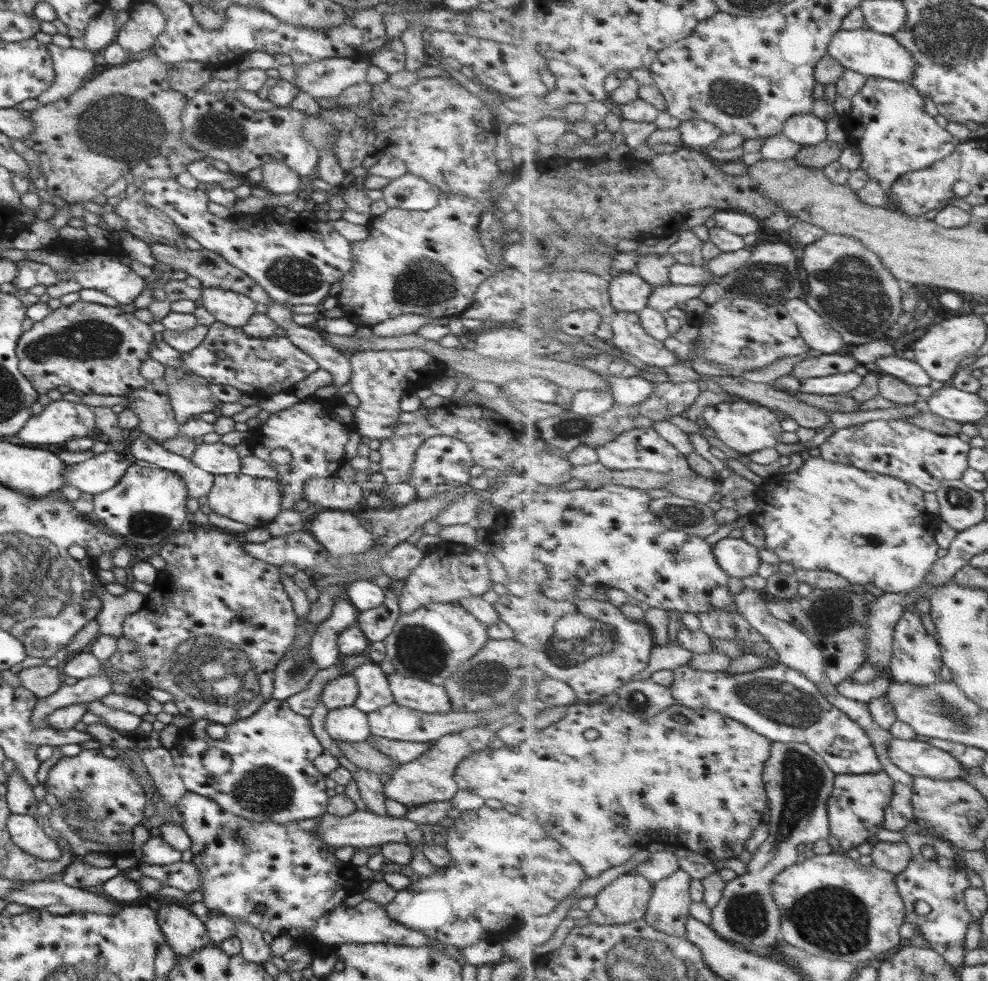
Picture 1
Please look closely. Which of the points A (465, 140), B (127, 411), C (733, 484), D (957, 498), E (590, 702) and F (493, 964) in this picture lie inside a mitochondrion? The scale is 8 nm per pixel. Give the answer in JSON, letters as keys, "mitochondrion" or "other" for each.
{"A":"other","B":"other","C":"other","D":"mitochondrion","E":"other","F":"other"}

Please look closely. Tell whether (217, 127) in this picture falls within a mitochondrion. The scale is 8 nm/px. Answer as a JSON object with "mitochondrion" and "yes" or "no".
{"mitochondrion":"yes"}

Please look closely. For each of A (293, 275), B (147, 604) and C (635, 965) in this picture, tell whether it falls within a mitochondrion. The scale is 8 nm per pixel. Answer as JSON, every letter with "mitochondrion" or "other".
{"A":"mitochondrion","B":"other","C":"mitochondrion"}

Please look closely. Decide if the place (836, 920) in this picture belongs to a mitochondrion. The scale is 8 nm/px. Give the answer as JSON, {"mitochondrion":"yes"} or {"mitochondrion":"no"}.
{"mitochondrion":"yes"}

